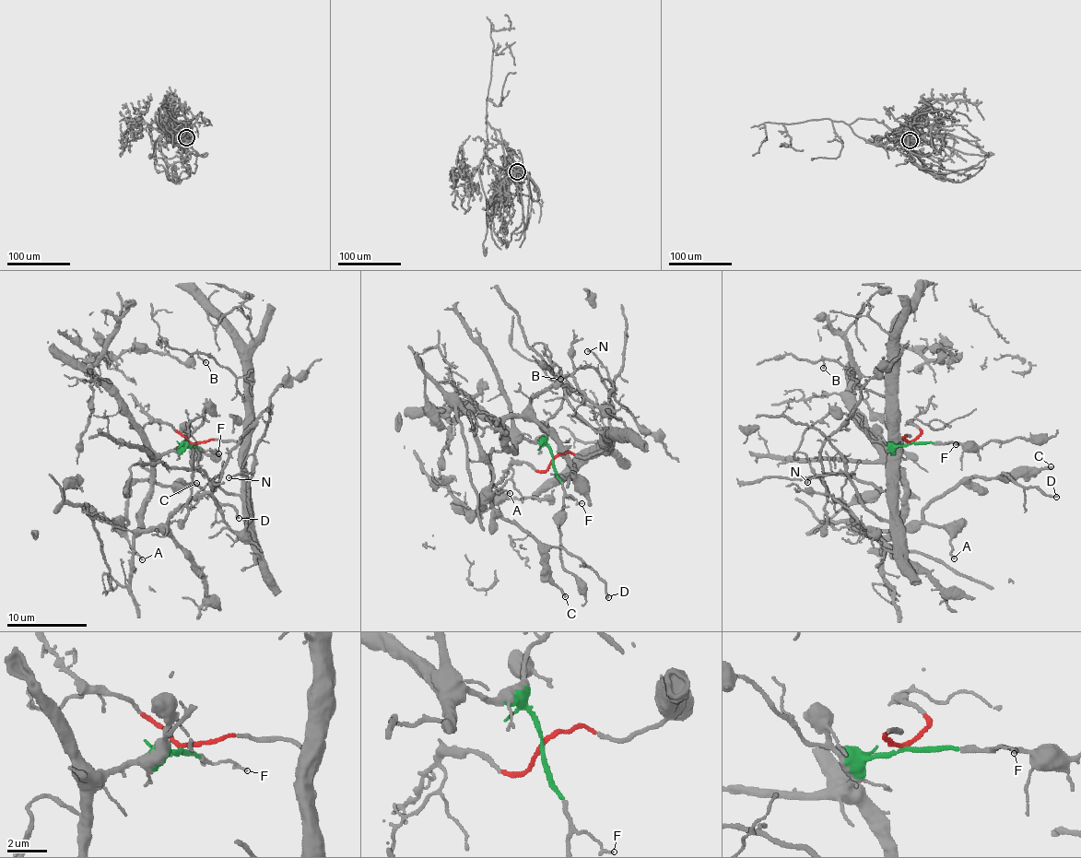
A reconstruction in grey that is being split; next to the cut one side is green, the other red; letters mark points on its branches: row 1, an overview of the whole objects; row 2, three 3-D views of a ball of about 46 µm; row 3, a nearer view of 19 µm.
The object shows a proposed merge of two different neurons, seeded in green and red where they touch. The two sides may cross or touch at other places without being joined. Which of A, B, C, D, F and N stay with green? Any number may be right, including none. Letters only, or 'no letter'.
A, C, D, F

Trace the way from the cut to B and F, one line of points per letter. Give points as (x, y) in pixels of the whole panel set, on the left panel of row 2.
B: (191, 442), (243, 441), (246, 411), (235, 377), (212, 357), (200, 354), (206, 361)
F: (191, 444), (219, 453)

